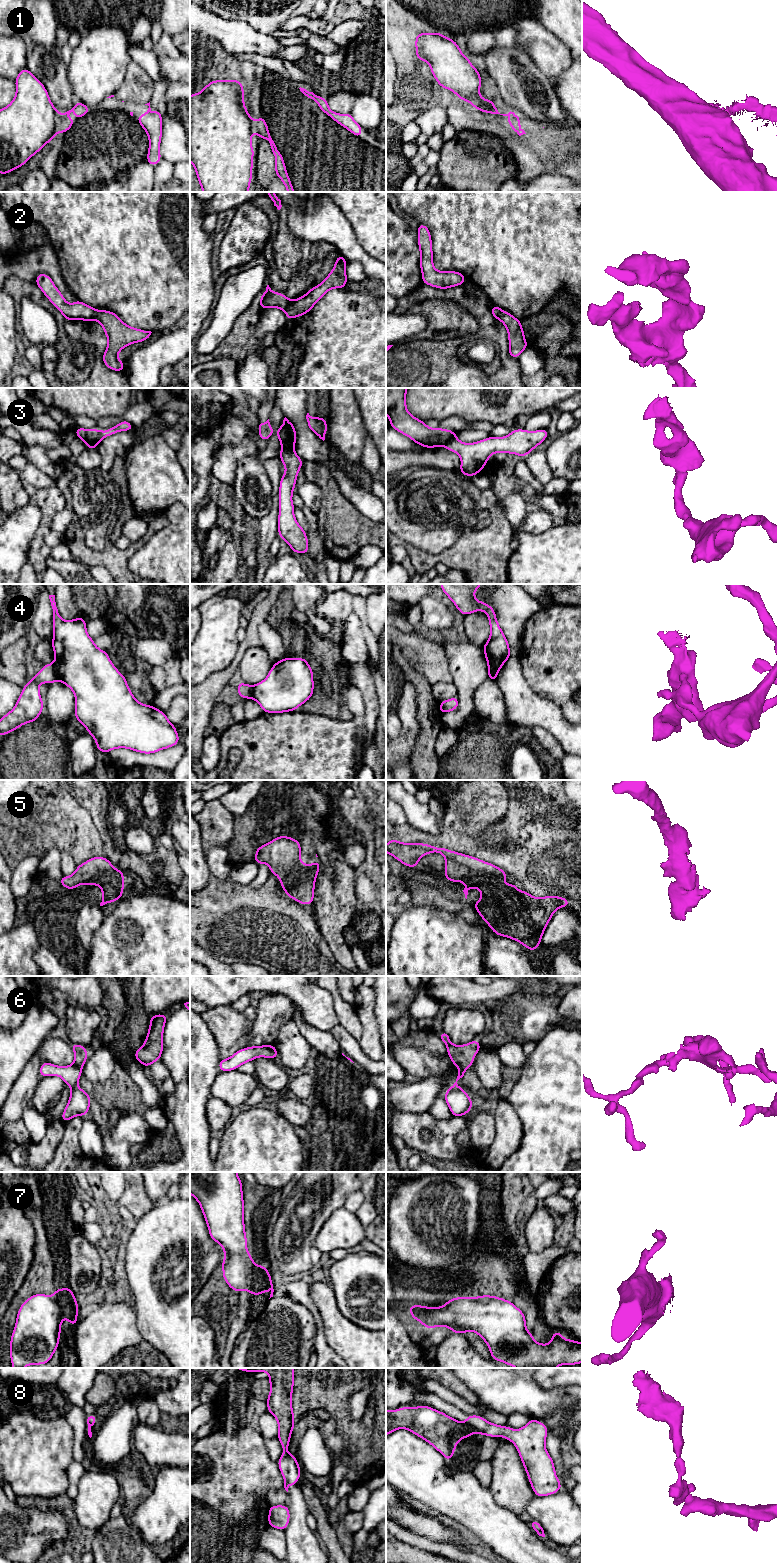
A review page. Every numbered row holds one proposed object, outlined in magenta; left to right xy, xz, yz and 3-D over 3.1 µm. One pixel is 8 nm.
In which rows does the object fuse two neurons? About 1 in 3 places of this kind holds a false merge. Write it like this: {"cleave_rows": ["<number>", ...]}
{"cleave_rows": ["1", "2", "3", "4", "6", "7", "8"]}

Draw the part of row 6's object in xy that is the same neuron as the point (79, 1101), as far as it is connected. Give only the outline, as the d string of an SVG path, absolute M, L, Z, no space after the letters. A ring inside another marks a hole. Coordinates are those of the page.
M43 1062L39 1068L42 1077L59 1076L70 1087L71 1095L61 1115L61 1121L67 1122L75 1116L86 1116L92 1102L87 1091L78 1086L78 1080L82 1075L82 1069L76 1065L57 1066L49 1062Z

